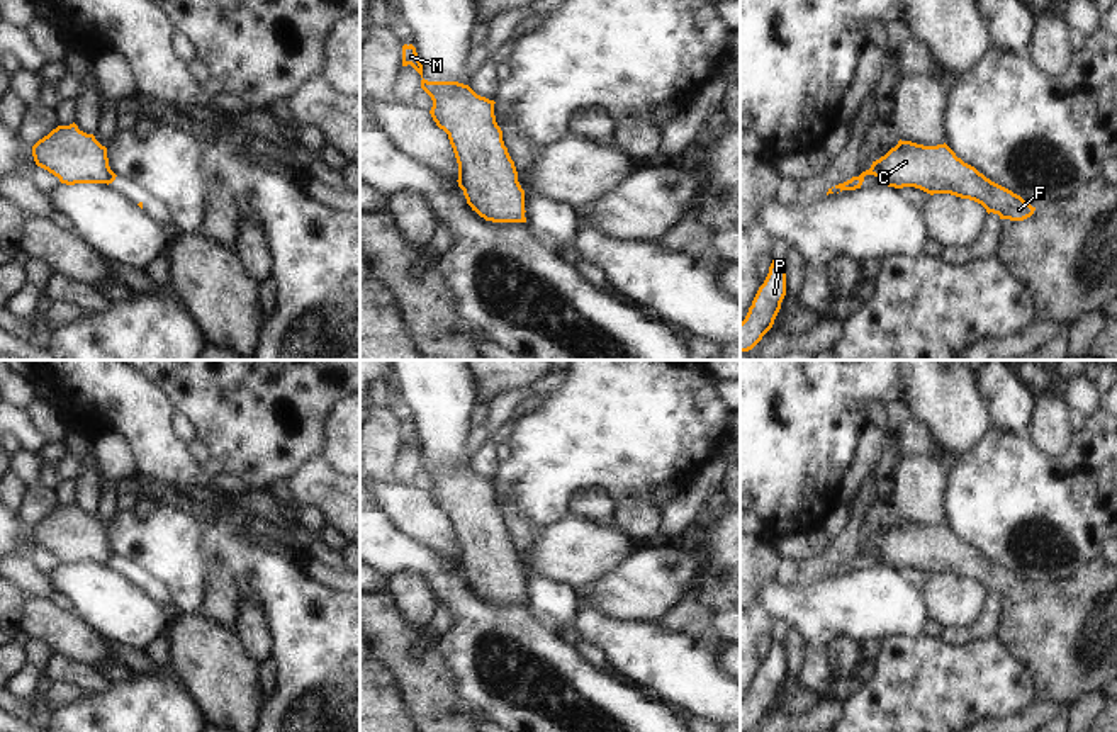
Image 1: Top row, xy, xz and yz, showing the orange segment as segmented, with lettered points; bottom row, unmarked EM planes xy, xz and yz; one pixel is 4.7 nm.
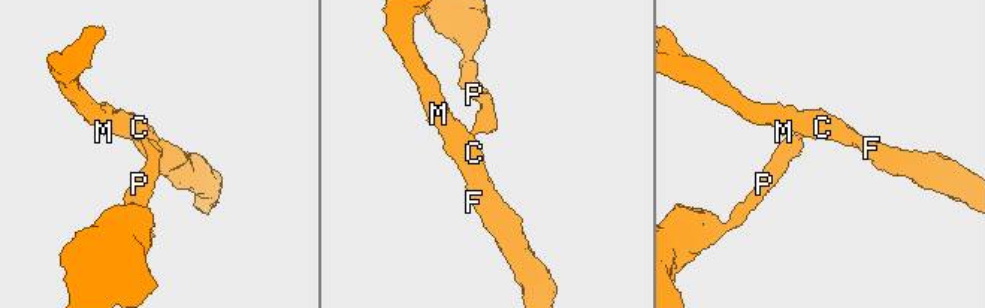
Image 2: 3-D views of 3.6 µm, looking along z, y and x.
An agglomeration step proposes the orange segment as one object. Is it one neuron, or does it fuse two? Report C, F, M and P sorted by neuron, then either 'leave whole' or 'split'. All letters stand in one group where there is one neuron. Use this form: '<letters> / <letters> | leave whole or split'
C F M / P | split

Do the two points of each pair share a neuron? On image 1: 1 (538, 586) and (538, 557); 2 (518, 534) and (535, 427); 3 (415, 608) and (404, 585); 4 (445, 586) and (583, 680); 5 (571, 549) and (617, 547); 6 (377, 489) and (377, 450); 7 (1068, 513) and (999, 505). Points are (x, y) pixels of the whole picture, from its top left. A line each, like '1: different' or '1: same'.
1: different
2: different
3: same
4: same
5: same
6: different
7: same

